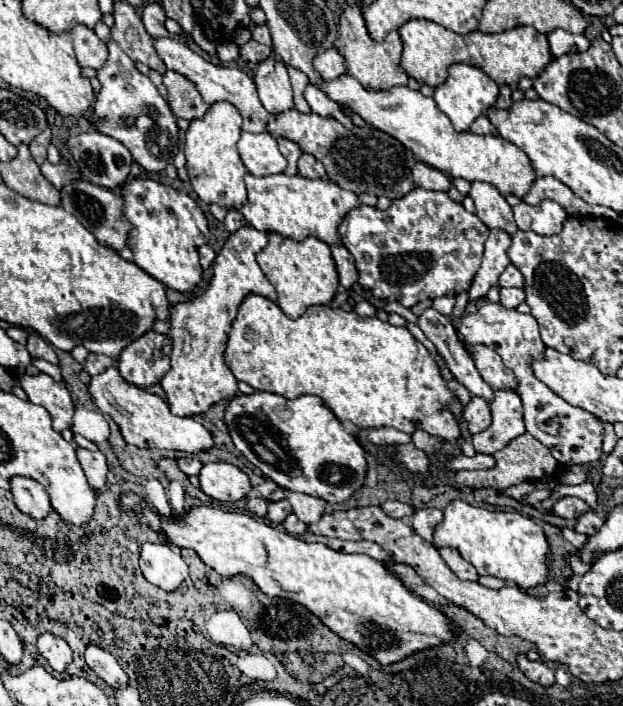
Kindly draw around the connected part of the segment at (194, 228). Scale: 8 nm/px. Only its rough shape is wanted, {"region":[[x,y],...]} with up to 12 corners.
{"region":[[121,188],[135,264],[171,290],[203,280],[207,218],[193,198]]}

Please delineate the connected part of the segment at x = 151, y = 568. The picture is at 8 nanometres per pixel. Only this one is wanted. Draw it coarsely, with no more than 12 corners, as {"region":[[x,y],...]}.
{"region":[[141,544],[143,576],[173,592],[189,574],[179,550]]}

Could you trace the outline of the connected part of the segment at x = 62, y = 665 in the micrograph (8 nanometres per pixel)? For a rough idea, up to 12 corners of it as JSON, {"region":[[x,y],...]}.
{"region":[[43,632],[37,648],[55,672],[71,664],[69,644]]}

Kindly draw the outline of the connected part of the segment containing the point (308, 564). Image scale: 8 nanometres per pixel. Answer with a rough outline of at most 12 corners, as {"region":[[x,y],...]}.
{"region":[[119,510],[217,574],[307,606],[399,662],[453,640],[379,560],[307,544],[247,512]]}

